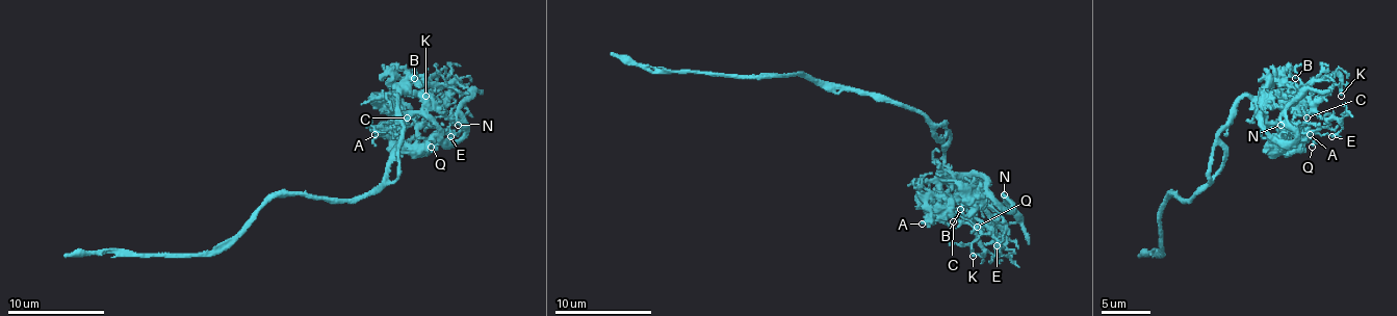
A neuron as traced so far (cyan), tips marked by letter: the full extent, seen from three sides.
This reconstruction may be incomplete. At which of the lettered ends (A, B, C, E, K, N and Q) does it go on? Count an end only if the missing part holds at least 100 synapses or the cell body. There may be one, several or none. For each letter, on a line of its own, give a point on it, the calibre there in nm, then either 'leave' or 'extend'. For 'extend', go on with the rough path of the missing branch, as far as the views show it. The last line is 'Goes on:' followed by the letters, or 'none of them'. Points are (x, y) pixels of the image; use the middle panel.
A: (922, 224) | 360 nm | leave
B: (960, 209) | 140 nm | leave
C: (953, 221) | 120 nm | leave
E: (997, 245) | 190 nm | leave
K: (973, 256) | 200 nm | leave
N: (1004, 194) | 320 nm | leave
Q: (977, 227) | 240 nm | leave
Goes on: none of them

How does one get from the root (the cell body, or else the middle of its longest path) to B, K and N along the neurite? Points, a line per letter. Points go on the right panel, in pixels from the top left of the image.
B: (1188, 200), (1222, 163), (1224, 147), (1217, 132), (1230, 110), (1246, 96), (1259, 98), (1275, 81), (1295, 78)
K: (1188, 200), (1220, 168), (1224, 147), (1217, 132), (1242, 98), (1299, 93), (1326, 76), (1339, 78), (1341, 96)
N: (1188, 200), (1220, 168), (1217, 132), (1242, 98), (1270, 134), (1290, 141), (1295, 134), (1281, 125)

